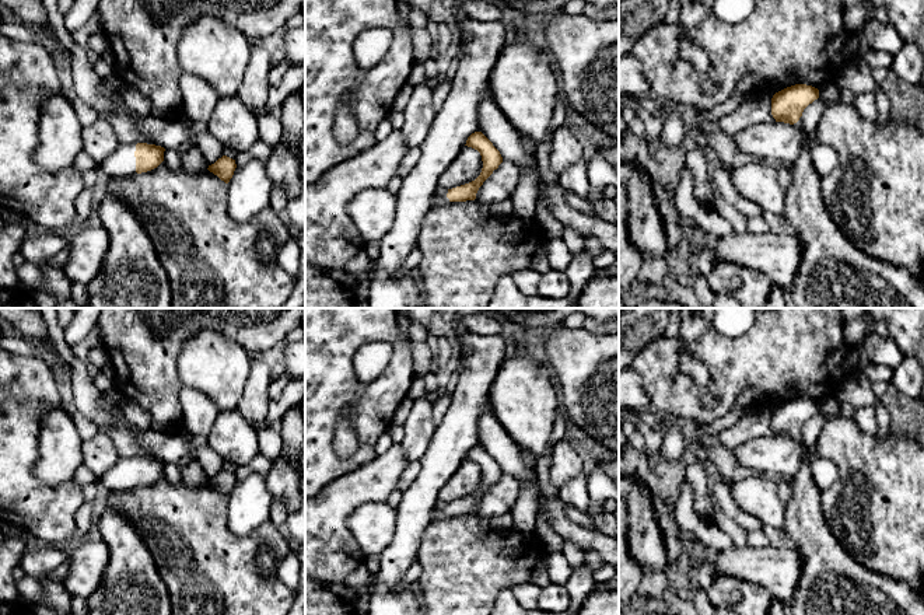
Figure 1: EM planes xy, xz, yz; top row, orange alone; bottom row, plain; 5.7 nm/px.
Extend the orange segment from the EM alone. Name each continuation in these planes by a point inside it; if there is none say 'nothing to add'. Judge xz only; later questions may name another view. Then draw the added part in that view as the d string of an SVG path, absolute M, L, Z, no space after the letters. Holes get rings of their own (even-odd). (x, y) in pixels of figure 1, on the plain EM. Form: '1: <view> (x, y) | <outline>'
1: xz (440, 512) | M438 500L431 513L431 523L441 518L451 517L449 513L447 511L447 507L448 507L448 503Z

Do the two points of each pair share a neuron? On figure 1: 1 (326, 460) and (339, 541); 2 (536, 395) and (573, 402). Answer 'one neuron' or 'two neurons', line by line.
1: two neurons
2: two neurons

